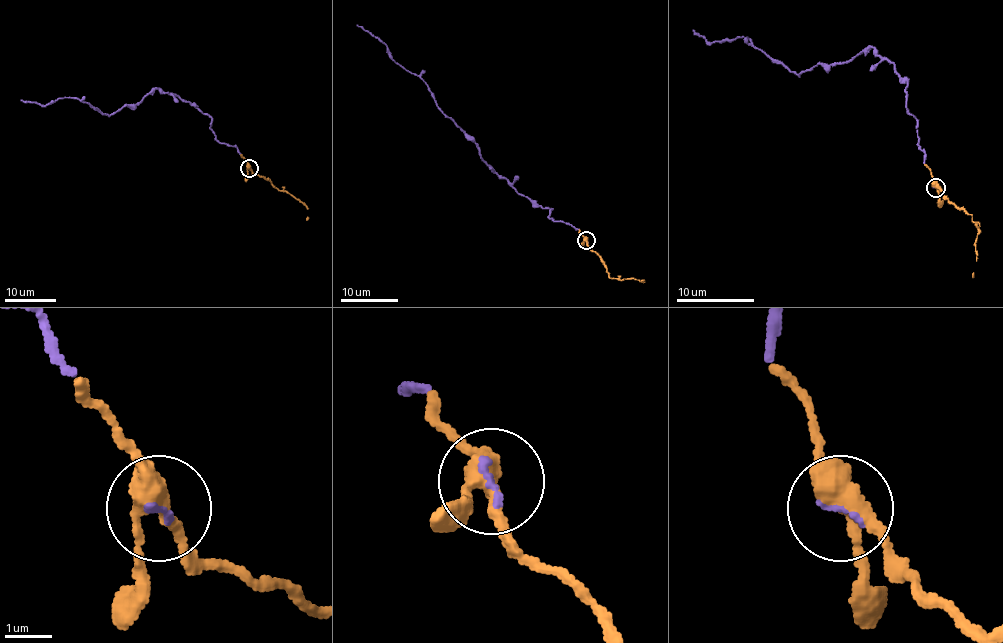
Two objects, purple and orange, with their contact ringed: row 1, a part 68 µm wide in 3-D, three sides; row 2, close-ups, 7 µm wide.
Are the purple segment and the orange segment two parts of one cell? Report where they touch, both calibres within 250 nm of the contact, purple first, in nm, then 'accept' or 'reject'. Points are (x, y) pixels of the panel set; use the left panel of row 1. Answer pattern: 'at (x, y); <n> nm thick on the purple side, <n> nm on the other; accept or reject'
at (249, 168); 110 nm thick on the purple side, 360 nm on the other; accept

